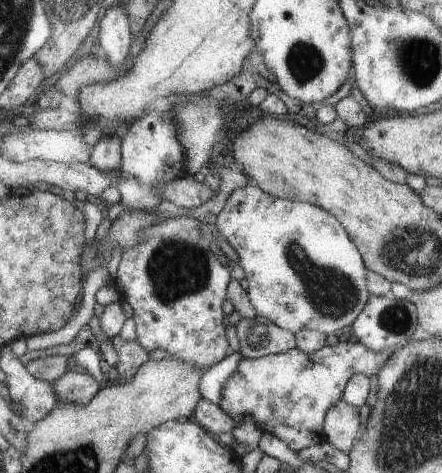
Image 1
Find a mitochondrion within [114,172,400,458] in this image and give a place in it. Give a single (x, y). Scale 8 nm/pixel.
(176, 268)

